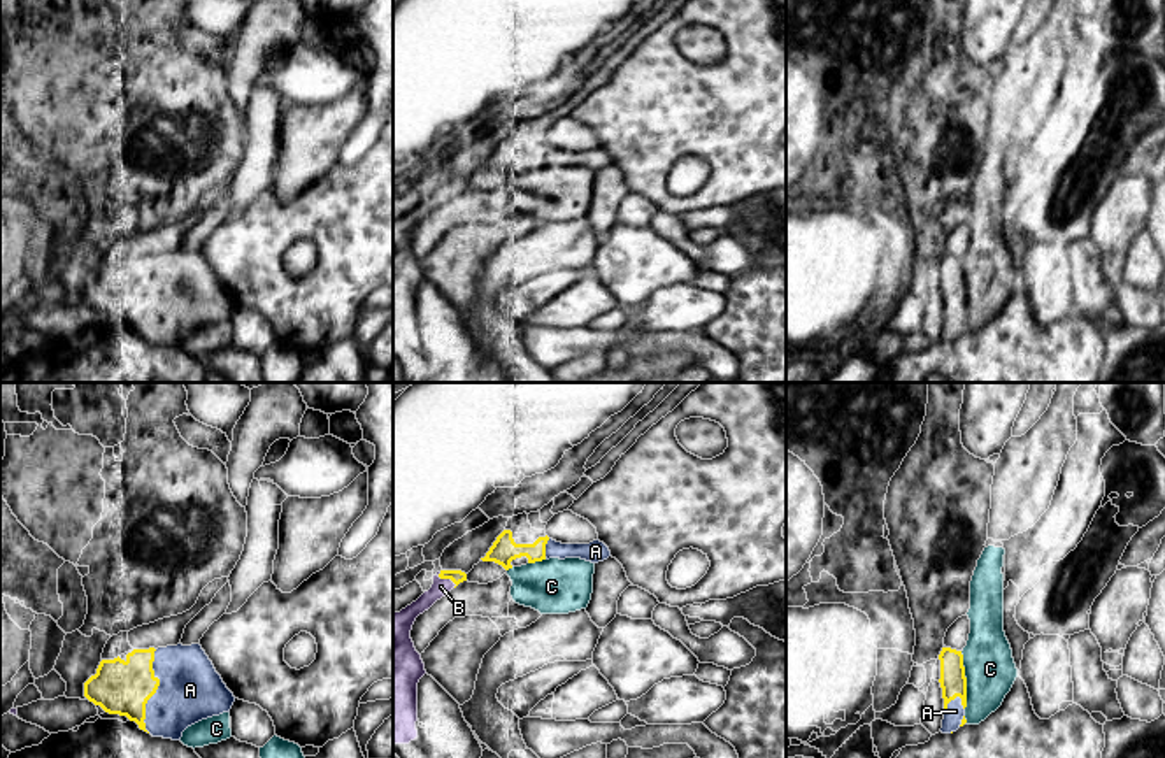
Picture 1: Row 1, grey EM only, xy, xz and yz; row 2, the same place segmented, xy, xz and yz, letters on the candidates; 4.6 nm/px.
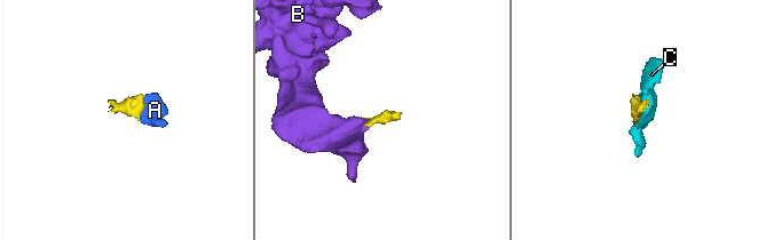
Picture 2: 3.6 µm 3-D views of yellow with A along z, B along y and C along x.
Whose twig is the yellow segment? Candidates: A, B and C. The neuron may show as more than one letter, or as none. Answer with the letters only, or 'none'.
A, B

